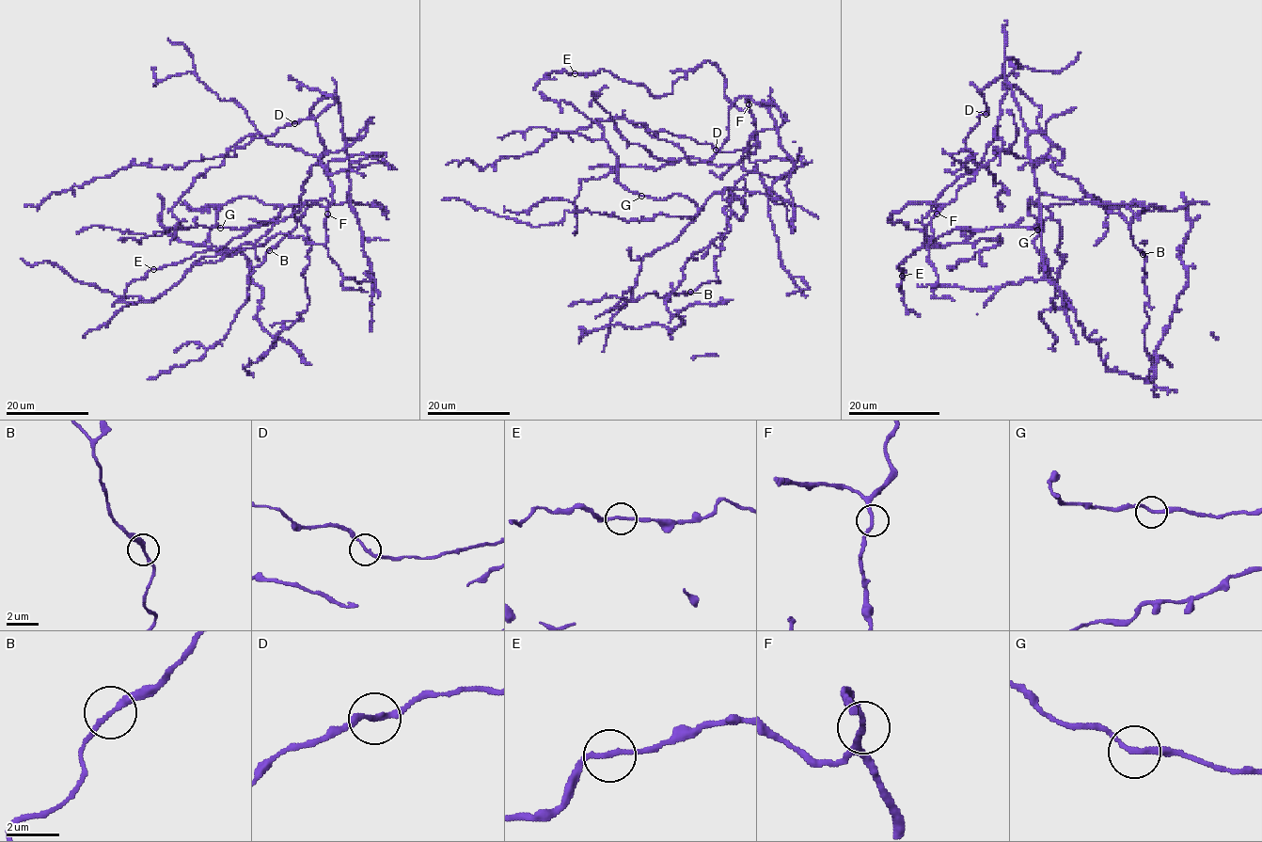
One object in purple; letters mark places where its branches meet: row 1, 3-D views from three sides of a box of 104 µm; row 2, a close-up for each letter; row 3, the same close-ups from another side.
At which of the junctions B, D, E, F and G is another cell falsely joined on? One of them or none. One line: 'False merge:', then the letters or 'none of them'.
False merge: none of them

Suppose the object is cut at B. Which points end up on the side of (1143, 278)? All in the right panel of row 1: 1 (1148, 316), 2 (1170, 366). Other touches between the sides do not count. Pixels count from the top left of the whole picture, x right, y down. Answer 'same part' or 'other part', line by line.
1: same part
2: same part

